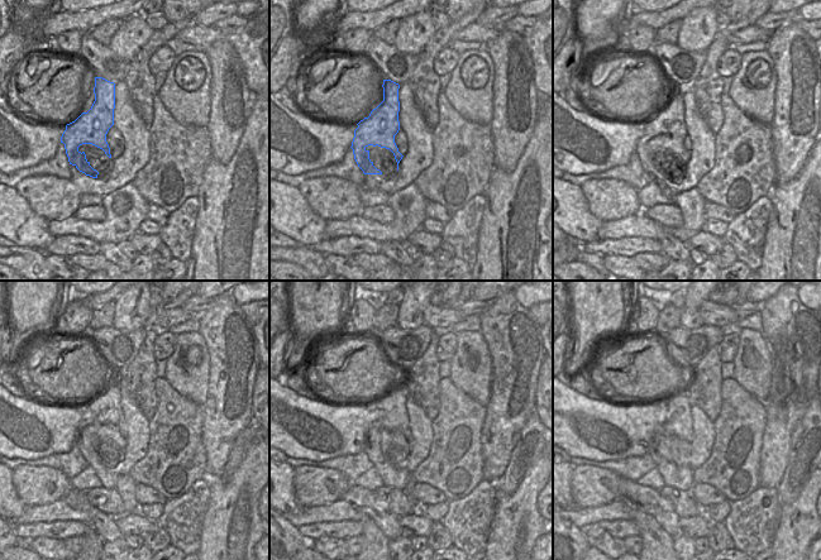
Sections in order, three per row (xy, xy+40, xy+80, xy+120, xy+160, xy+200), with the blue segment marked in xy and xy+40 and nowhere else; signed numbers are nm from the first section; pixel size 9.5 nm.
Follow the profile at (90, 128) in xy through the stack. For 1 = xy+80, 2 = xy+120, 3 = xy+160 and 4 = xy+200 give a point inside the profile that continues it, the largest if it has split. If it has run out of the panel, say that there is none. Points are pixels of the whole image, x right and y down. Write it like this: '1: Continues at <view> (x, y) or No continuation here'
1: Continues at xy+80 (664, 133)
2: Continues at xy+120 (101, 416)
3: Continues at xy+160 (392, 421)
4: Continues at xy+200 (677, 421).

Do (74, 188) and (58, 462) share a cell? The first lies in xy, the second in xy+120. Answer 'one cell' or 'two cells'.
two cells

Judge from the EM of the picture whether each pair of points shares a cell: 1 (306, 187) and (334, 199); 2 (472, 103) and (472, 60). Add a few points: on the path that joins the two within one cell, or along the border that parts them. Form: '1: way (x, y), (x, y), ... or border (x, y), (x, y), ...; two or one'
1: way (313, 190), (328, 196); one
2: way (471, 92), (472, 70); one

